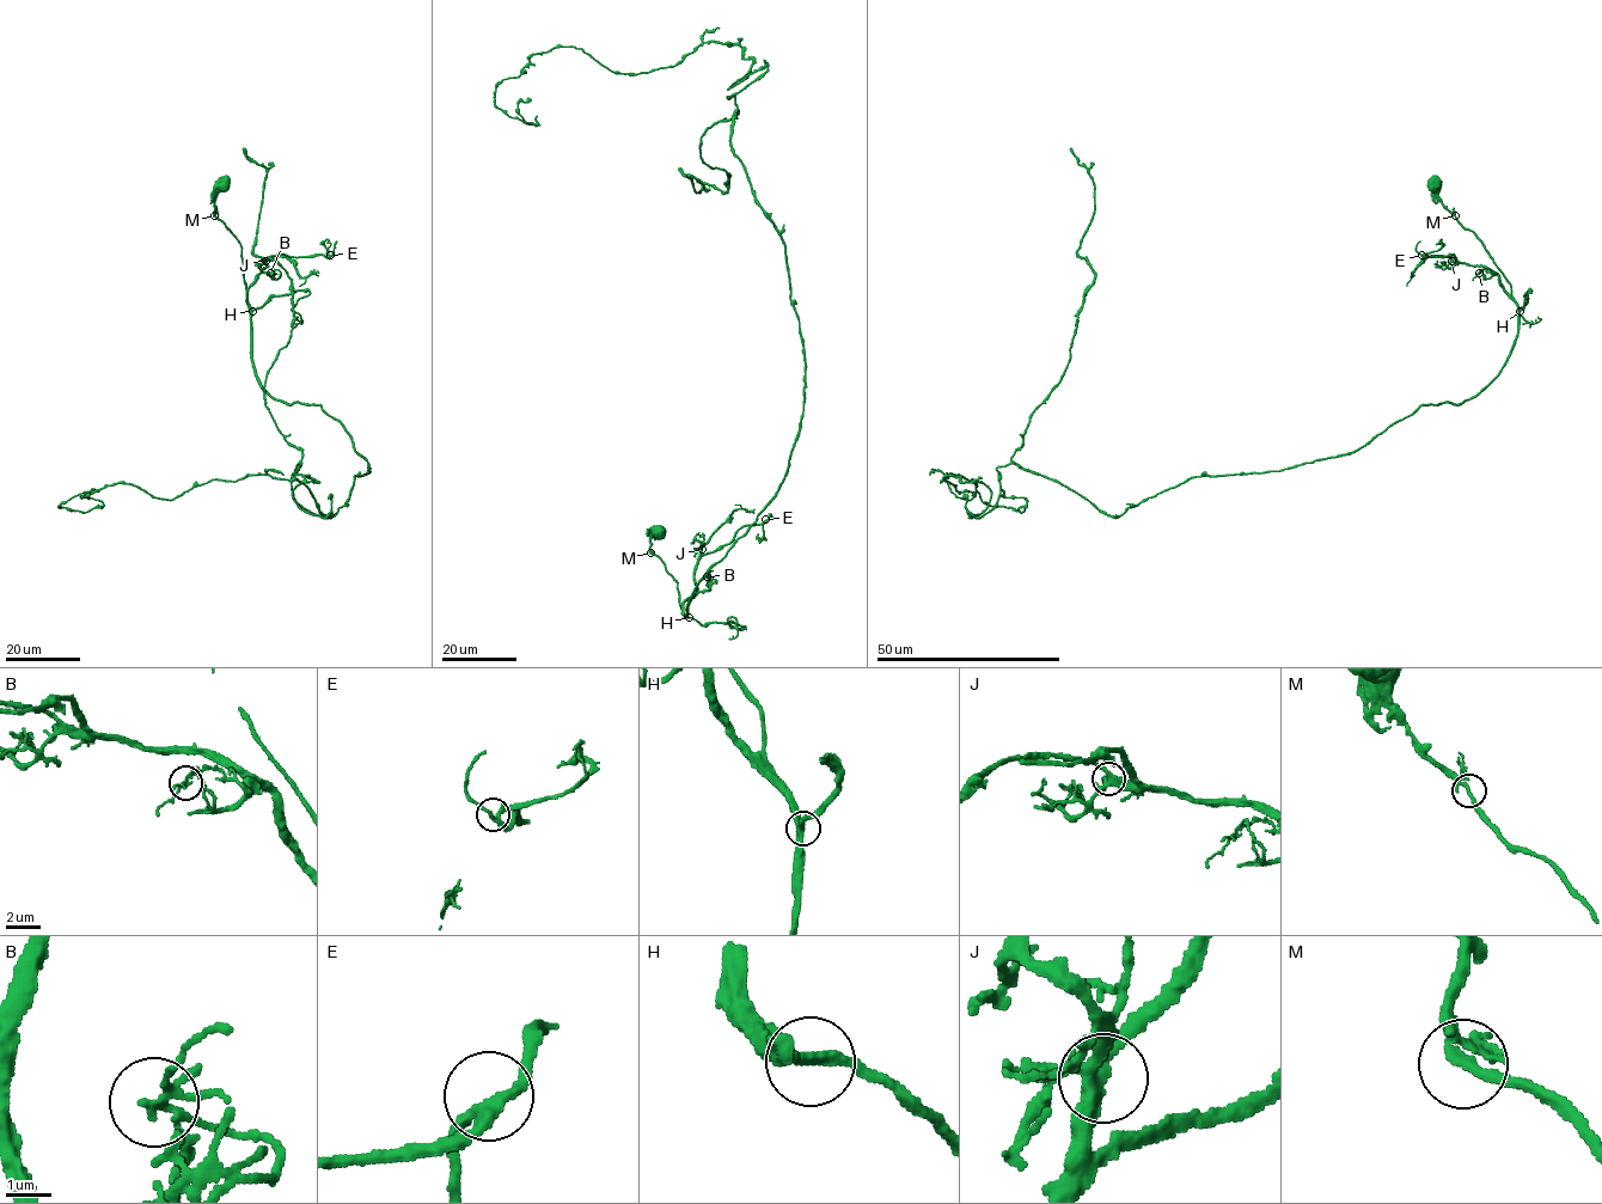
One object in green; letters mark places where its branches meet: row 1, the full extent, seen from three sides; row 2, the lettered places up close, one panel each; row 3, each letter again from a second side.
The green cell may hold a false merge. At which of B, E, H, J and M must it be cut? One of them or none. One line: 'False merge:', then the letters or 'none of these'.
False merge: none of these

